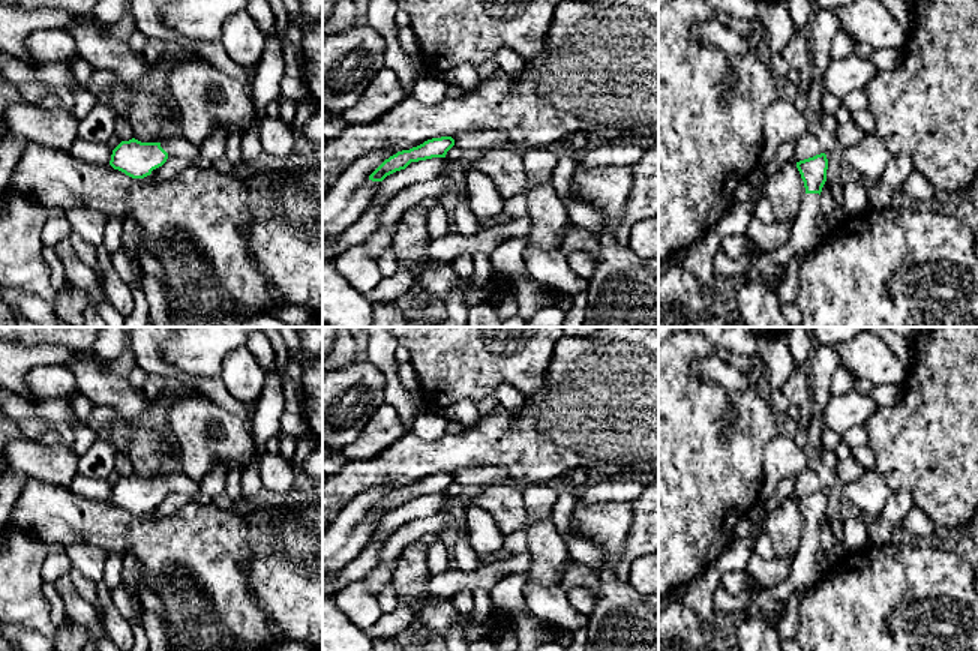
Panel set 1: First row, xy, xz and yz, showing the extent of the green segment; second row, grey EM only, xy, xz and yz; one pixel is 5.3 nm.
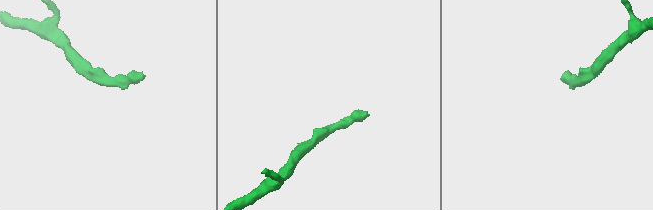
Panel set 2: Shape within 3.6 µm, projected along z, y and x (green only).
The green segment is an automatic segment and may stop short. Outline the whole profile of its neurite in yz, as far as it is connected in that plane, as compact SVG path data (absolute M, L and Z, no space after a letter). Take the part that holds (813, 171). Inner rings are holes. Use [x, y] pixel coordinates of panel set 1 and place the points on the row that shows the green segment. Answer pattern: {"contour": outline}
{"contour": "M820 153L800 160L796 162L796 168L804 182L806 194L801 200L801 208L794 219L790 238L780 249L760 255L746 273L746 276L762 279L771 285L778 282L780 274L784 272L795 252L812 254L822 242L816 228L816 220L820 192L826 182L826 154Z"}

